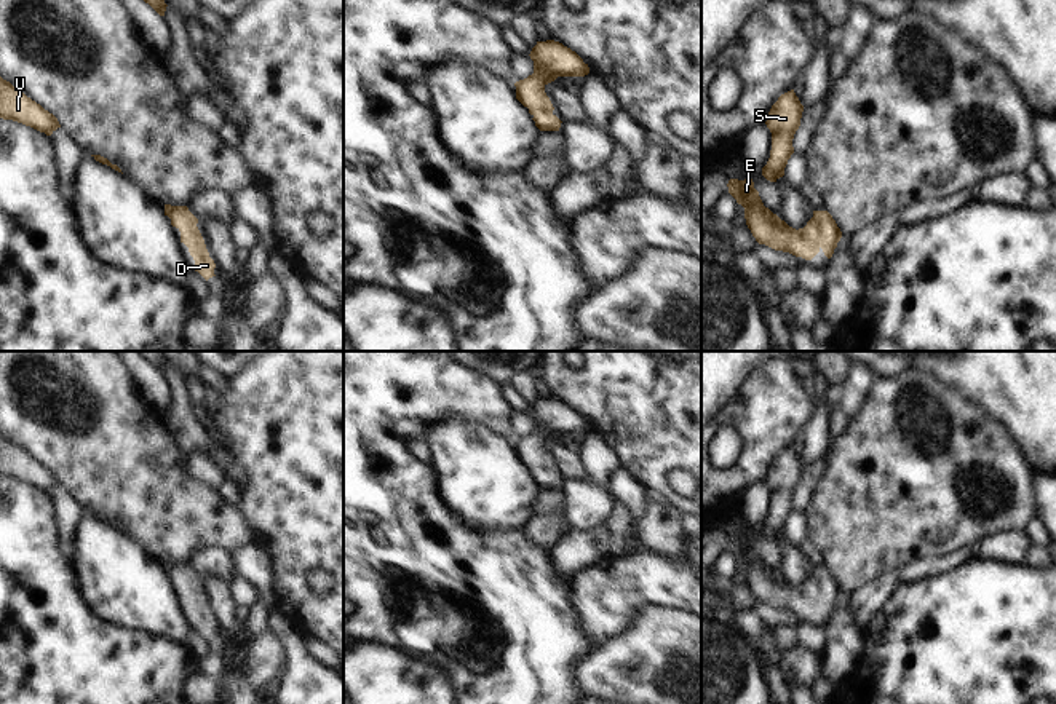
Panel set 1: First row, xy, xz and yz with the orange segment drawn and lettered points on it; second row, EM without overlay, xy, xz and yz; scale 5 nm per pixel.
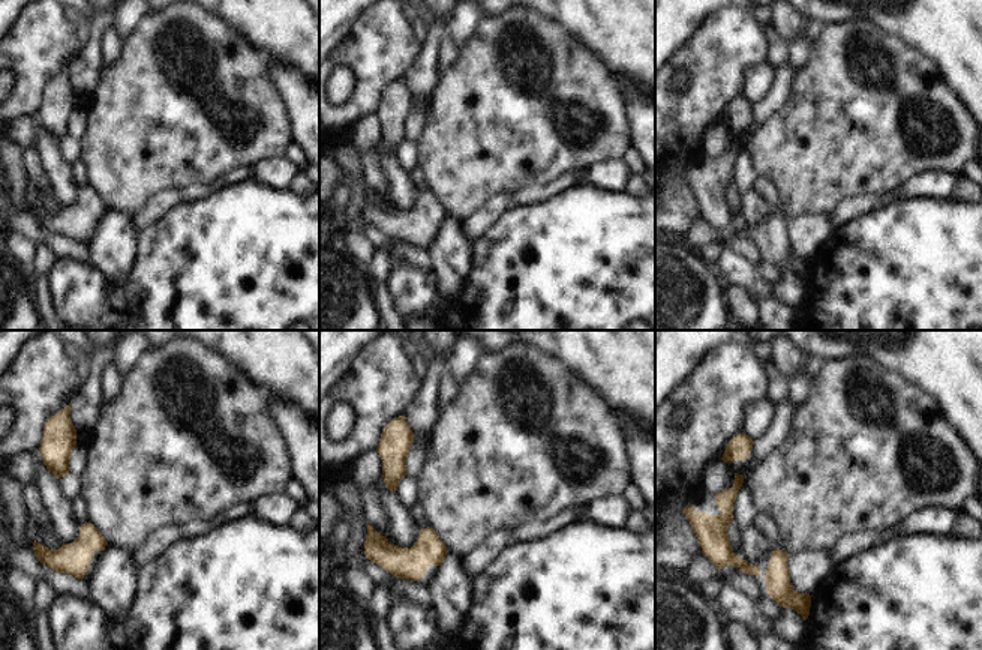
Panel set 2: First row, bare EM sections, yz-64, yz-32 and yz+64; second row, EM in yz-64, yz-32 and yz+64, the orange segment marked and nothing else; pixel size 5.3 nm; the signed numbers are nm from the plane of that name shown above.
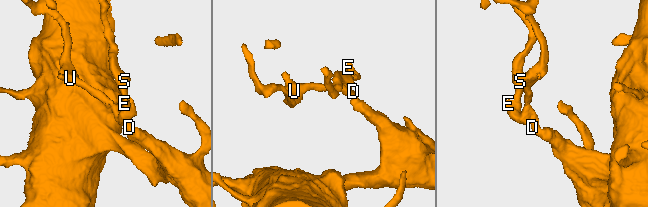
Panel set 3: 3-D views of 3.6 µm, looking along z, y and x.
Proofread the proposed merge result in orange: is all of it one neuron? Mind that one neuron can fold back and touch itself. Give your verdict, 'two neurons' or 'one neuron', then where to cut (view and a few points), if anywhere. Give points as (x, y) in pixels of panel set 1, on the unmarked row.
one neuron | no cut

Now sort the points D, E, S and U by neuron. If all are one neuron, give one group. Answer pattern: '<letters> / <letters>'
D E S U

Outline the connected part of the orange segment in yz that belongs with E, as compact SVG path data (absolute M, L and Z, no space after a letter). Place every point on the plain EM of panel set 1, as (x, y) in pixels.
M751 535L730 536L728 551L744 565L746 583L759 602L812 618L820 608L832 615L842 589L828 568L813 568L804 586L792 586L764 564Z

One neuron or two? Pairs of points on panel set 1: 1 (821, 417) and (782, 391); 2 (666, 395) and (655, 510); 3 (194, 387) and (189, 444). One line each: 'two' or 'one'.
1: two
2: two
3: two

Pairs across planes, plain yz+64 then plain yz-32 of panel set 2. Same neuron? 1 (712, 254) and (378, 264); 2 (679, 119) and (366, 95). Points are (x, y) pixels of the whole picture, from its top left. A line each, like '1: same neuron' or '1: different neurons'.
1: different neurons
2: same neuron

